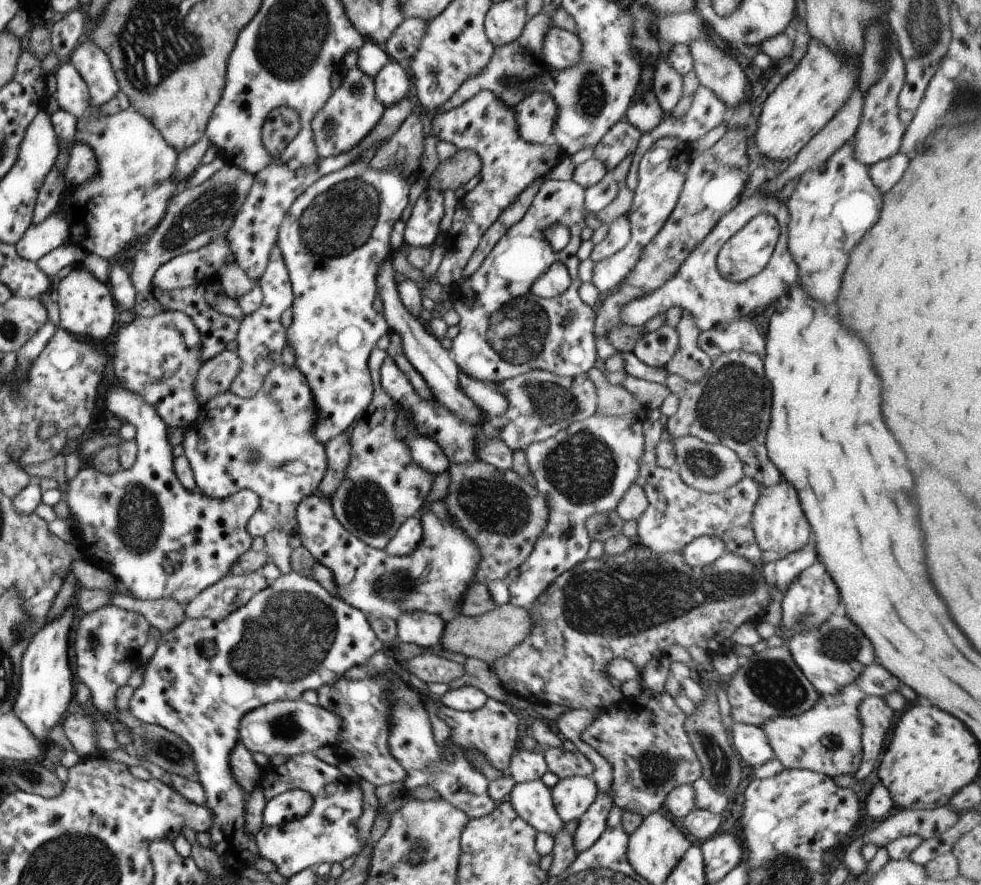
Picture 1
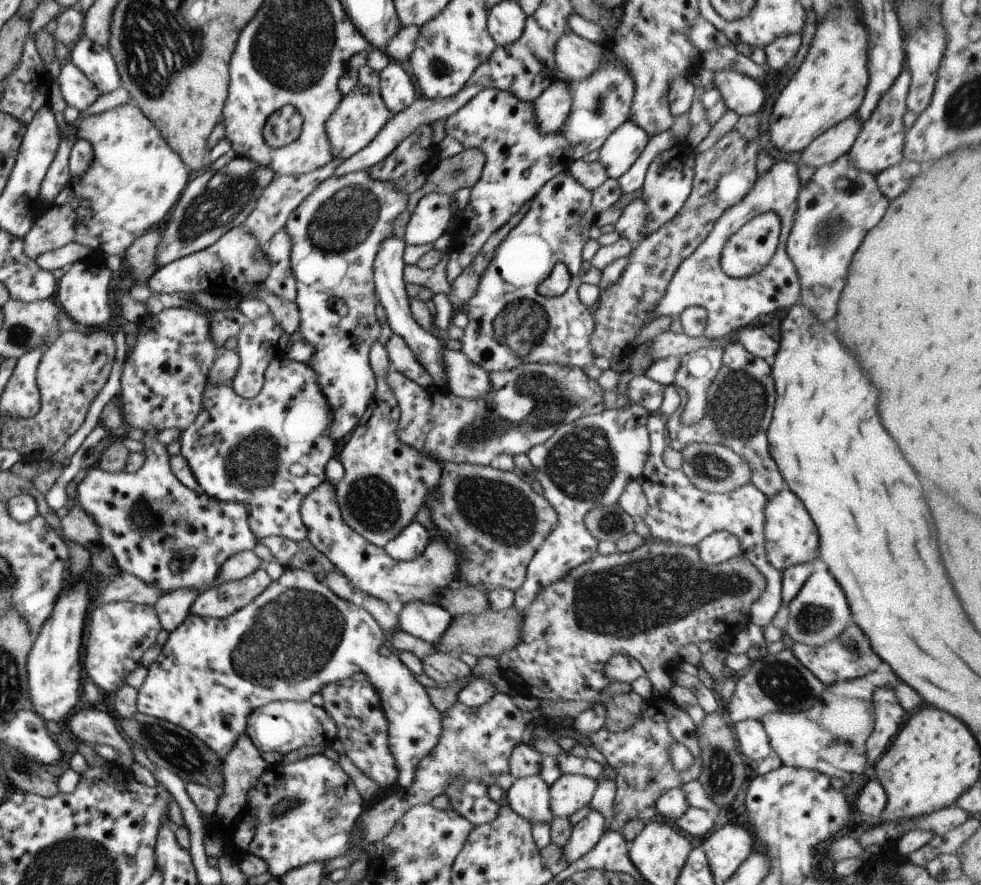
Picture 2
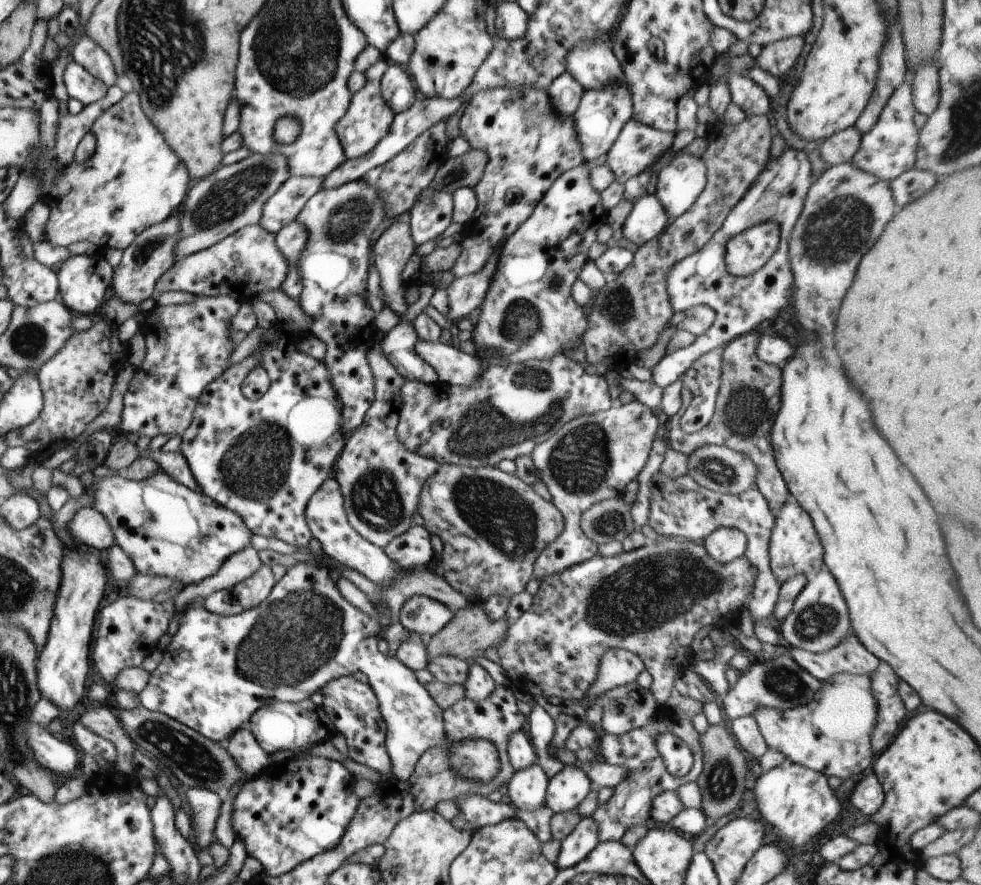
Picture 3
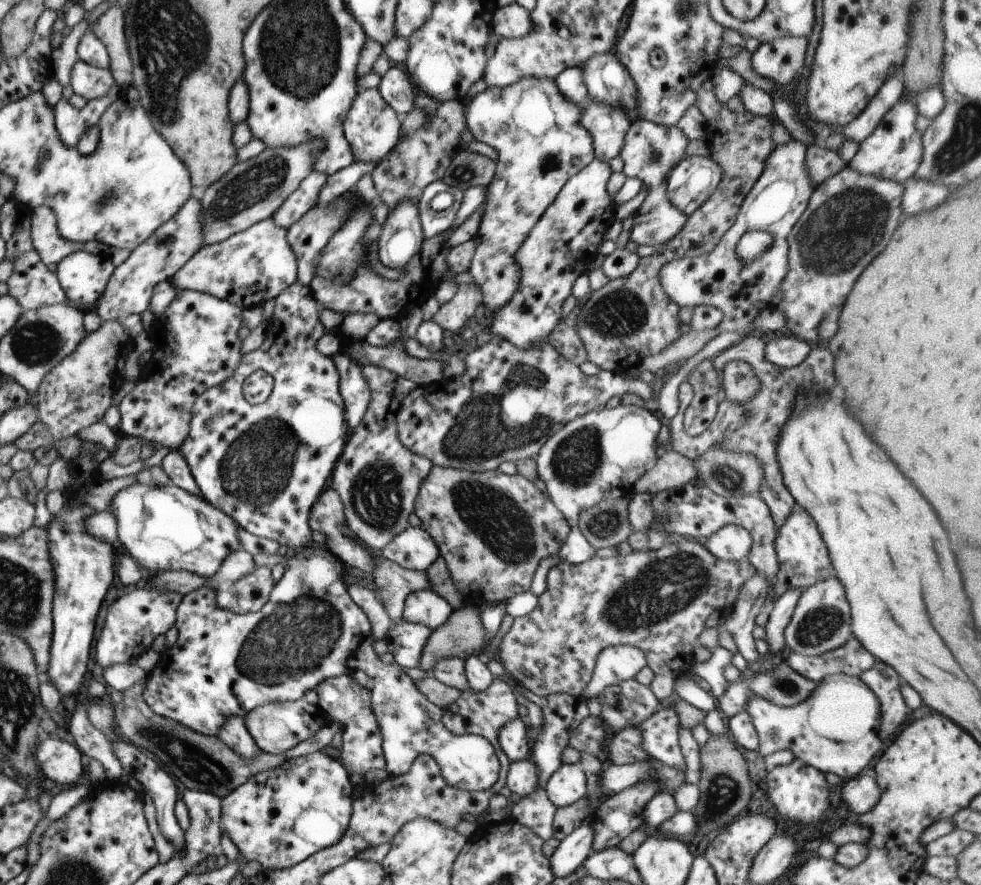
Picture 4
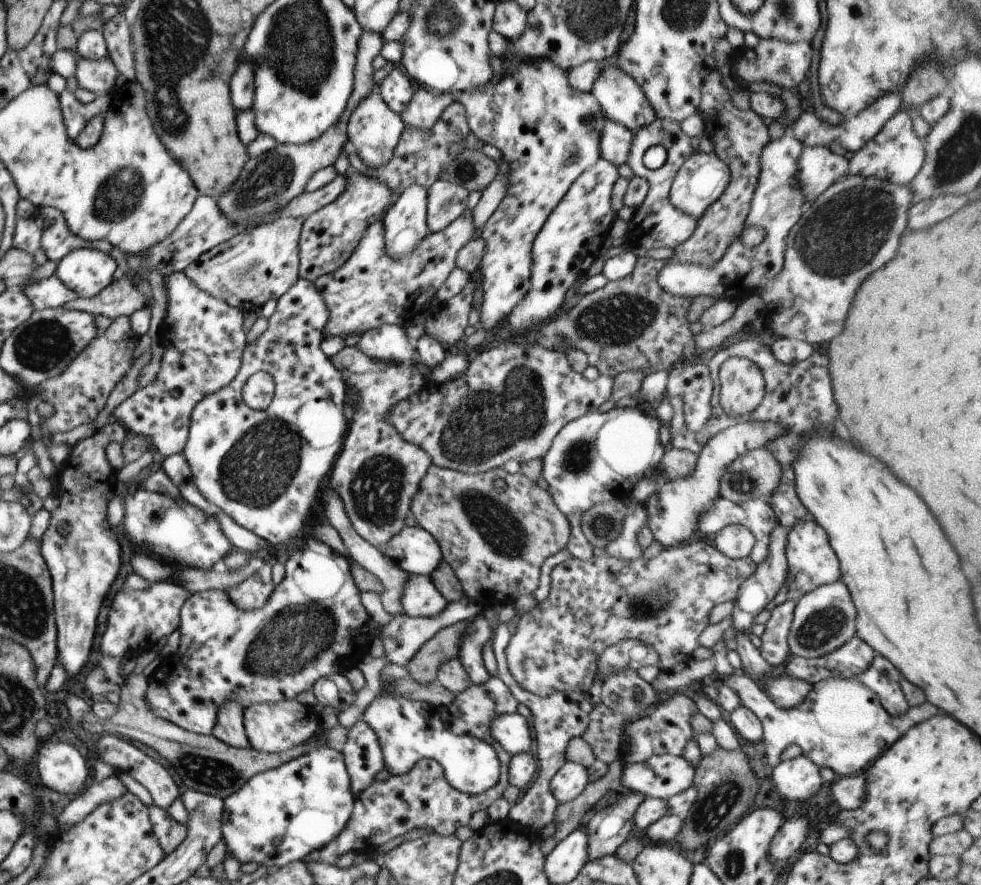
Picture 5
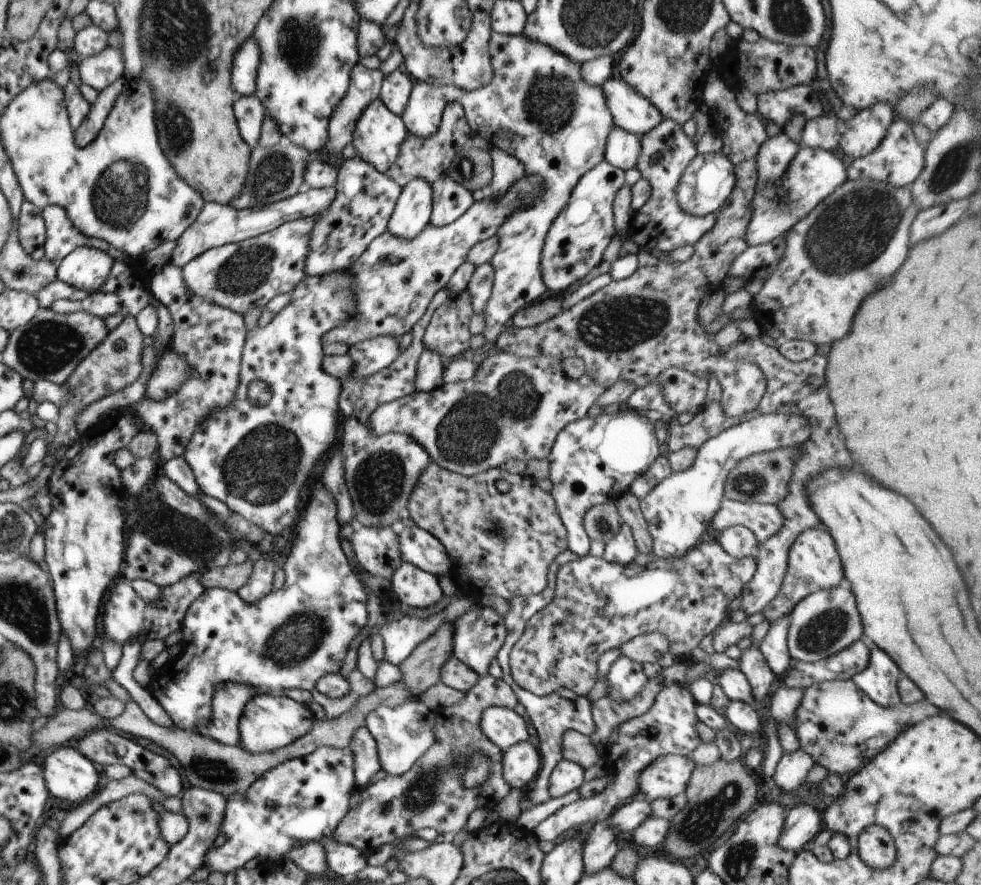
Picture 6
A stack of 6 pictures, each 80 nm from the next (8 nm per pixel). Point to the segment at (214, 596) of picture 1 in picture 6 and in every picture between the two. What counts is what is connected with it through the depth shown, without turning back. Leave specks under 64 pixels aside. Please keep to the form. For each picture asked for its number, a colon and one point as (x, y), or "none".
2: (218, 602)
3: (248, 594)
4: (247, 595)
5: (253, 592)
6: (259, 584)

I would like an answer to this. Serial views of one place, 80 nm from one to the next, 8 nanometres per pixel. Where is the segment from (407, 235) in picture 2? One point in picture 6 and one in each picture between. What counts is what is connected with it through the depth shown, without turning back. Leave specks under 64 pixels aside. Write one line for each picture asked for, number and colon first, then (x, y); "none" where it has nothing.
3: (430, 214)
4: (433, 223)
5: (446, 202)
6: (449, 200)

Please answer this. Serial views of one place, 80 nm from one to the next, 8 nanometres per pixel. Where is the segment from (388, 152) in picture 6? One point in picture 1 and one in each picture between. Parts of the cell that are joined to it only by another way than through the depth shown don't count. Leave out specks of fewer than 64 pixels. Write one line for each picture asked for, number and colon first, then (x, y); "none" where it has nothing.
1: (349, 114)
2: (360, 114)
3: (367, 119)
4: (370, 128)
5: (373, 130)

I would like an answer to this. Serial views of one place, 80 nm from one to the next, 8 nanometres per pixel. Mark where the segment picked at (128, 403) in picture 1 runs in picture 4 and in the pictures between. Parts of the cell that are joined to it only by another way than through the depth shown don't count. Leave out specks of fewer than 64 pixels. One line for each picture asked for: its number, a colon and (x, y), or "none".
2: (157, 529)
3: (165, 529)
4: (163, 528)

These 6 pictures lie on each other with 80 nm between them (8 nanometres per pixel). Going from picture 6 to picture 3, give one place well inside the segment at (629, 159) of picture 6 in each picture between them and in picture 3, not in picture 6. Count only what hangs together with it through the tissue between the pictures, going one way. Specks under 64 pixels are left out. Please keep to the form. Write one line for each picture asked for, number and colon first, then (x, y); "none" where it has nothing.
3: (600, 115)
4: (606, 125)
5: (614, 139)

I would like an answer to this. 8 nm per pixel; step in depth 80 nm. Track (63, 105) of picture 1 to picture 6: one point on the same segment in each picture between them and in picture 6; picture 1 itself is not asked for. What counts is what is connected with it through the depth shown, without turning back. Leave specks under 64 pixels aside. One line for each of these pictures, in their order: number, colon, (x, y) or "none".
2: (78, 91)
3: (79, 85)
4: (91, 83)
5: (98, 76)
6: (97, 72)

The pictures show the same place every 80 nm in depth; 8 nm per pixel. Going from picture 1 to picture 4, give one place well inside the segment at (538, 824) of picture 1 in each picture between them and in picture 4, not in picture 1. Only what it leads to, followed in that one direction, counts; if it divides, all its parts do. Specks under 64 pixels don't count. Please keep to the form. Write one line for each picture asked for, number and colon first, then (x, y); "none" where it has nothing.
2: (528, 797)
3: (526, 788)
4: (521, 779)

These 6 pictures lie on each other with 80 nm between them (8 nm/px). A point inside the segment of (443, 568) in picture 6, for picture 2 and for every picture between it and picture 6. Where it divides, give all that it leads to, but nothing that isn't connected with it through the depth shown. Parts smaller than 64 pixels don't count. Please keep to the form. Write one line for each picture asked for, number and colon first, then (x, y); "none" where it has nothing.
2: (411, 541)
3: (411, 550)
4: (413, 549)
5: (413, 550)

